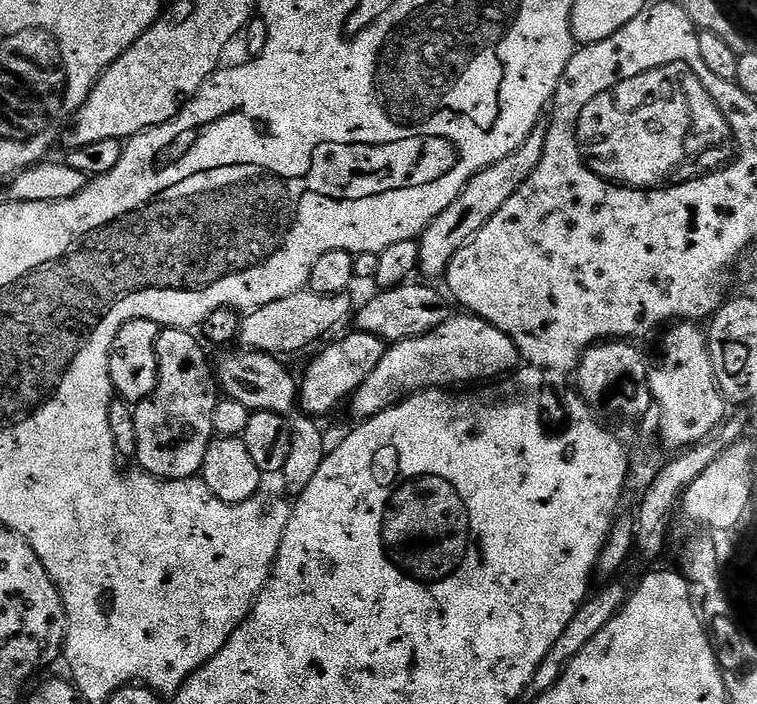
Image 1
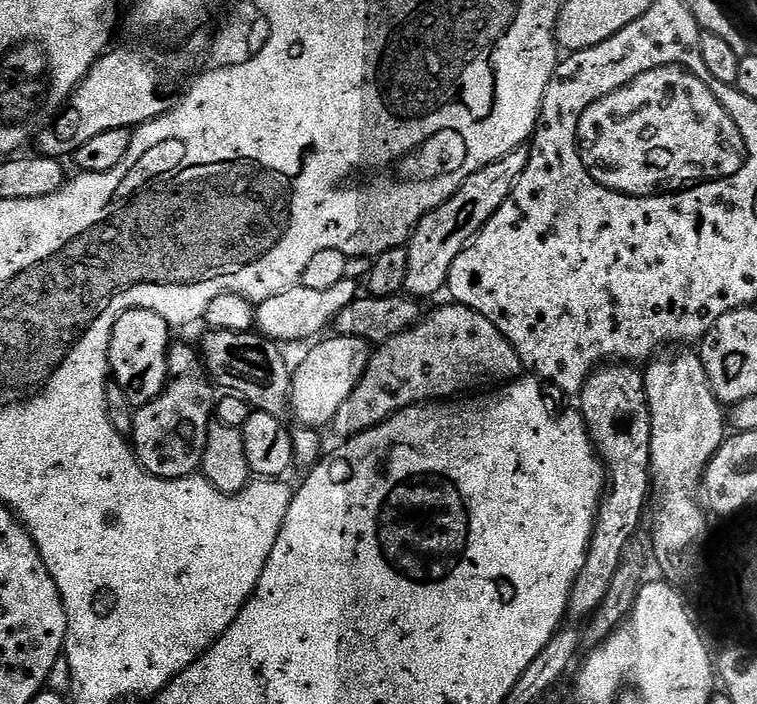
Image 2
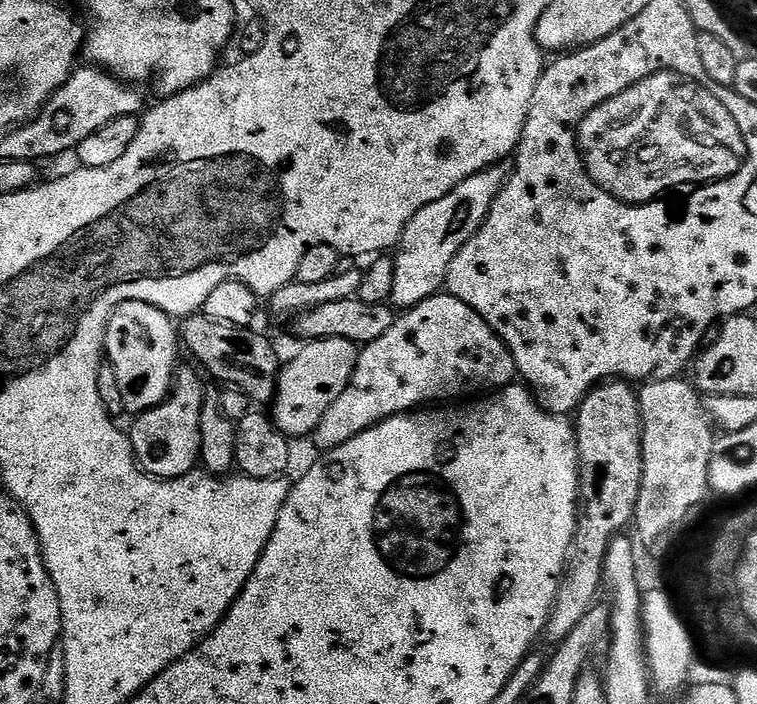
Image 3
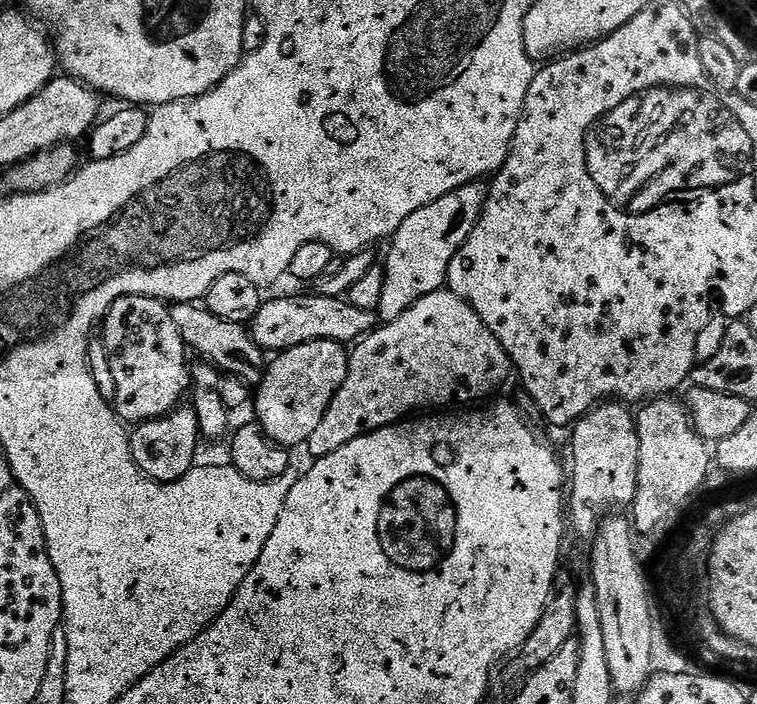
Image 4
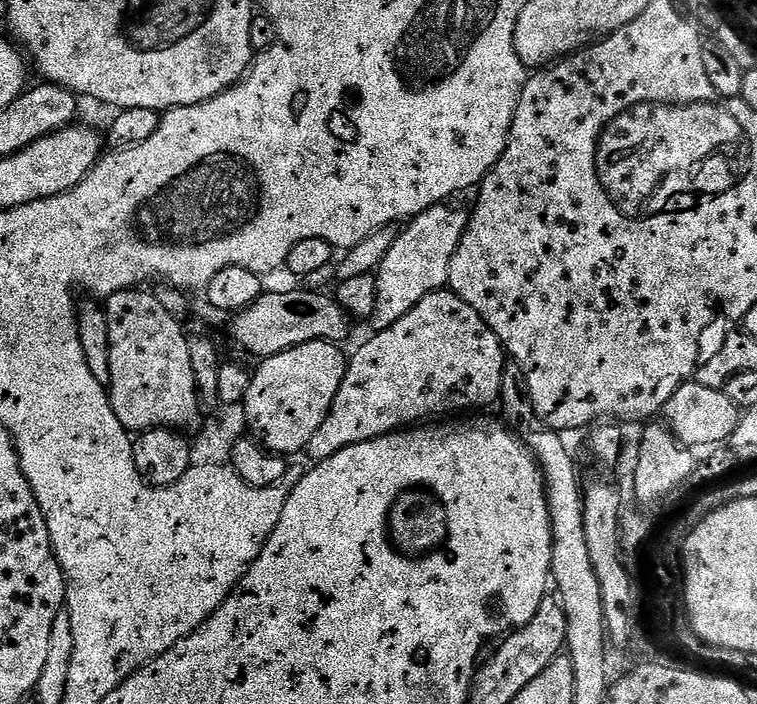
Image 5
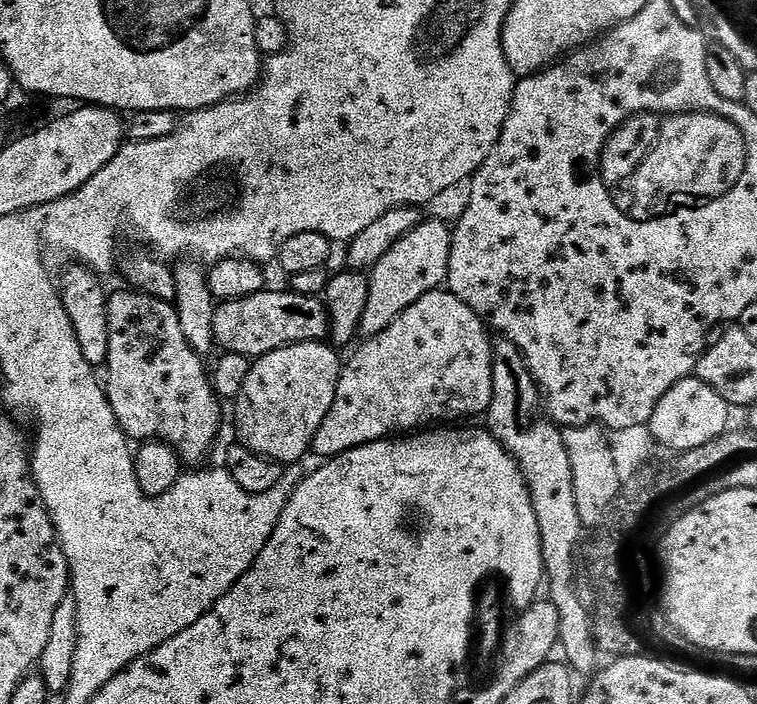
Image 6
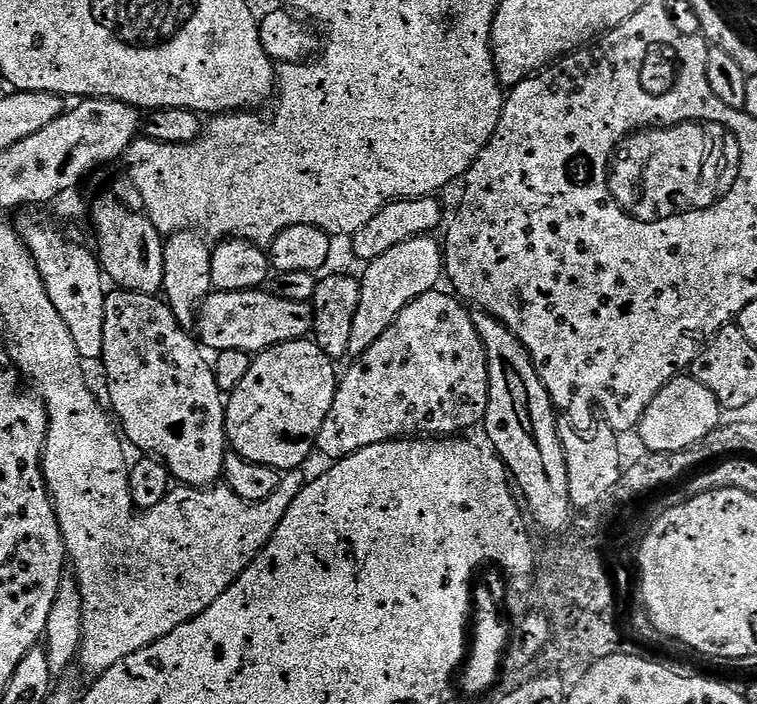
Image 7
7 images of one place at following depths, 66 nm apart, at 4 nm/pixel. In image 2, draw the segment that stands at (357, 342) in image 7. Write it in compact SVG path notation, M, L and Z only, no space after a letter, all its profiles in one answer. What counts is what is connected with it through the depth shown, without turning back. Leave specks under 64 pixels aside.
M517 150L506 154L498 162L470 174L470 178L466 178L466 182L461 184L445 204L421 218L406 245L404 292L407 295L421 298L420 296L432 296L435 292L445 291L454 258L458 258L460 251L500 209L502 202L510 199L512 187L518 182L522 170L526 170L527 161L527 151Z

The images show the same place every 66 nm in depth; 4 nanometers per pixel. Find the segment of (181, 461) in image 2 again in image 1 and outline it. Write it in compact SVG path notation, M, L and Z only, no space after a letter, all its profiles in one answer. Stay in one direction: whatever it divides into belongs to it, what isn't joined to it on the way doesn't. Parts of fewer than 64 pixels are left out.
M165 327L161 331L156 339L156 389L134 408L135 463L140 463L137 465L149 476L159 476L162 480L193 479L203 469L206 450L214 439L212 419L218 399L218 381L204 353L205 345L192 335L186 328Z

